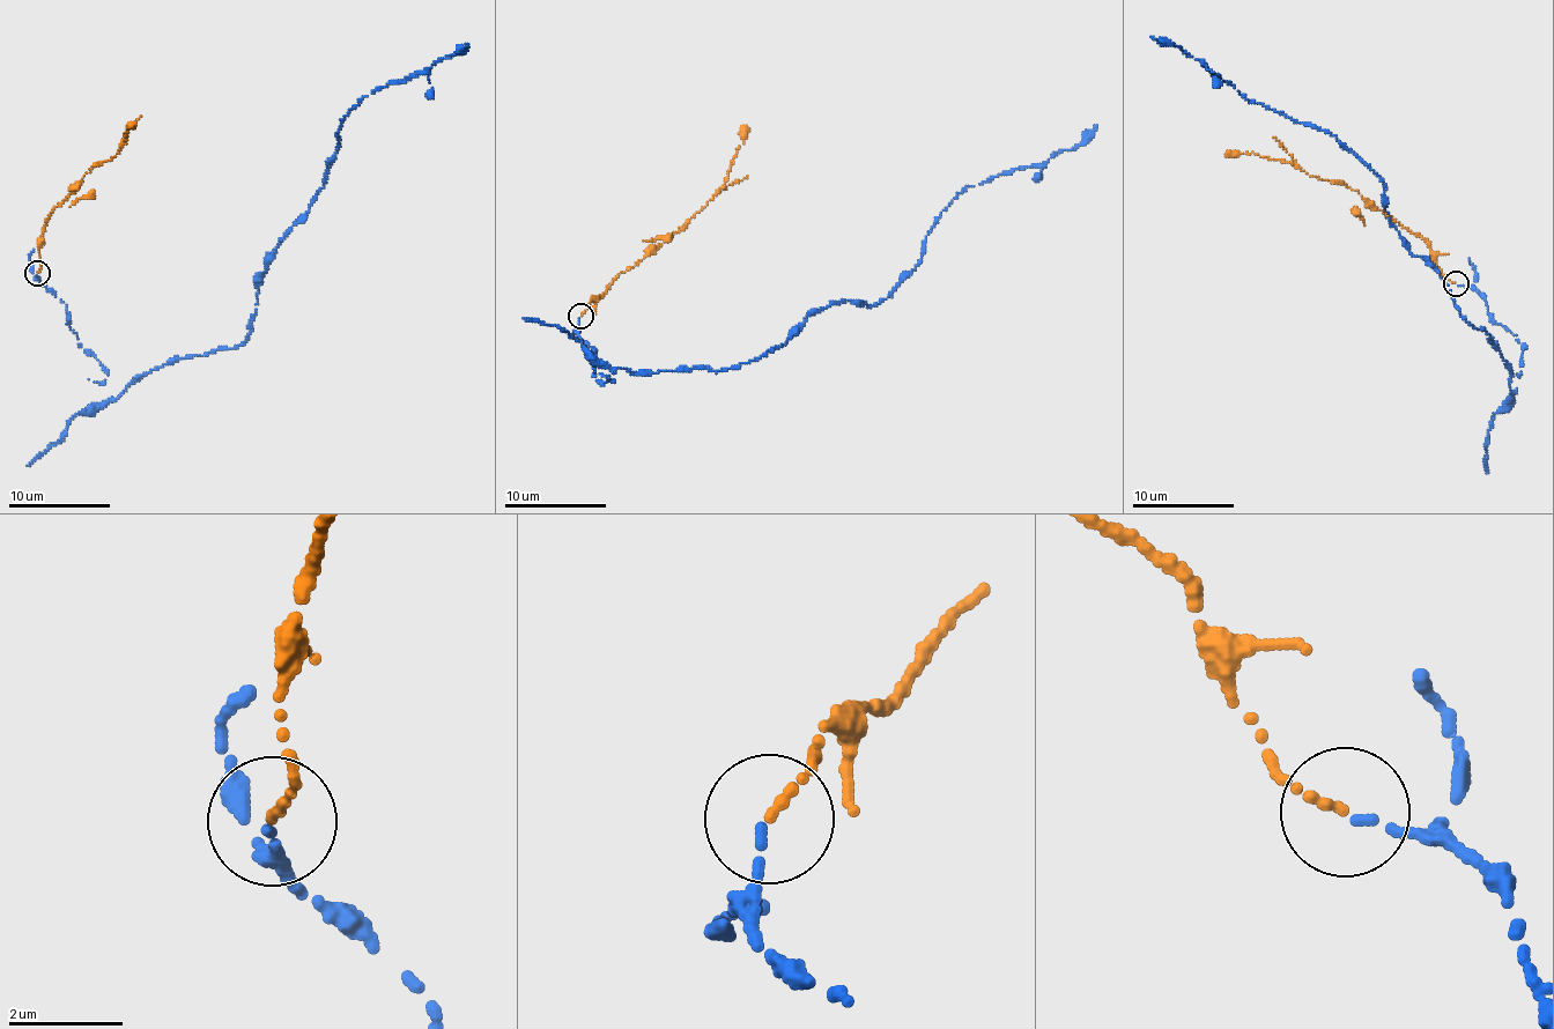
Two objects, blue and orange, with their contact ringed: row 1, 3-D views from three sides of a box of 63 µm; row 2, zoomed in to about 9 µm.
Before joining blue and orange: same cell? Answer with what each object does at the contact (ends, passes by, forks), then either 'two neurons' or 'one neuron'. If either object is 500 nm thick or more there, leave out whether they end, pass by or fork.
blue ends; orange ends; one neuron

